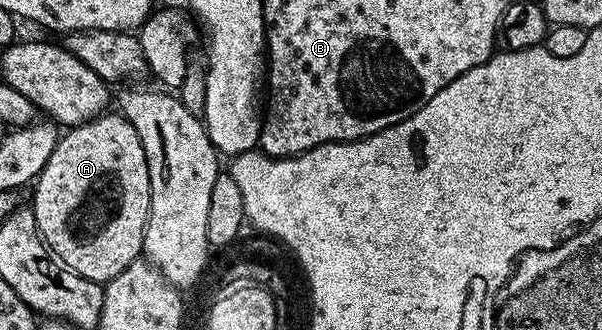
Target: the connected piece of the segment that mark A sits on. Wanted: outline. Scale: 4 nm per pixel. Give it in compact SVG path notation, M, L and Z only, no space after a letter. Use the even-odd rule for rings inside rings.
M106 112L100 118L95 118L91 122L84 122L83 125L74 126L68 132L62 133L57 147L53 149L51 156L47 160L47 164L41 169L41 173L37 175L32 190L33 201L31 201L31 207L37 221L37 230L41 234L43 242L66 267L79 276L104 284L110 282L115 276L119 276L119 272L123 272L123 268L127 268L131 263L138 261L142 257L145 229L149 219L149 169L147 168L147 156L139 132L135 132L133 125L120 113Z

